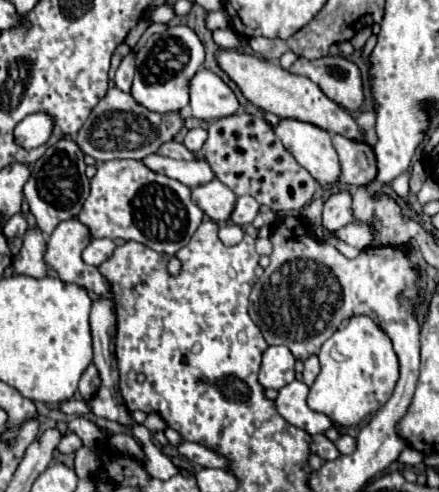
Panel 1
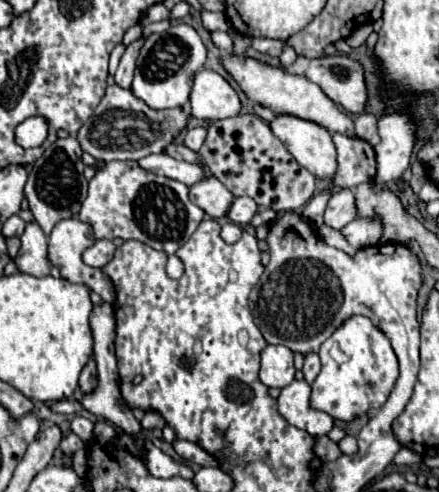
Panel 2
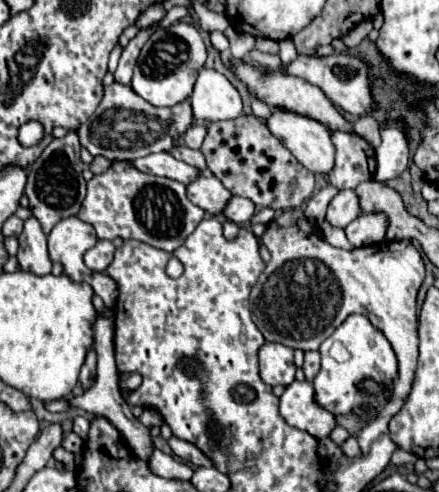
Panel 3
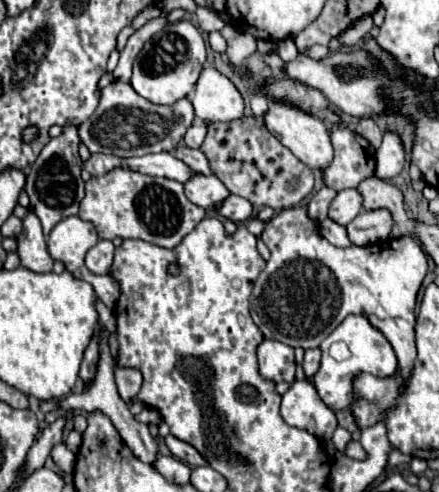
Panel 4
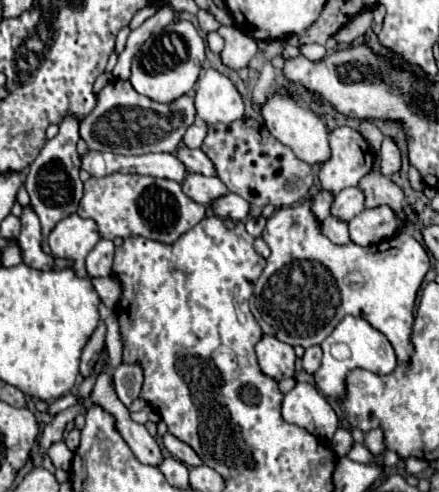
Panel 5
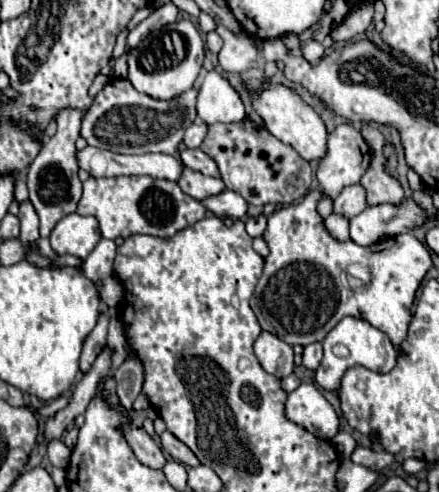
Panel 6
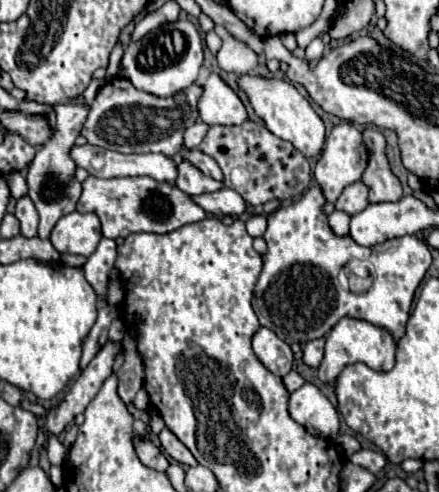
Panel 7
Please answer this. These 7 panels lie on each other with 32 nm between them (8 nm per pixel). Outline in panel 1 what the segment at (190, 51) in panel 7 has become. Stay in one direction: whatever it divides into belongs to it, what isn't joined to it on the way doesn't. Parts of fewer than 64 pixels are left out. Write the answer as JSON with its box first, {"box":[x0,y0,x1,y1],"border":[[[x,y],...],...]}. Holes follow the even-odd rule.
{"box":[132,24,206,112],"border":[[[184,24],[170,26],[164,34],[154,34],[138,50],[132,96],[154,112],[178,112],[188,104],[188,84],[204,64],[206,50],[196,32]]]}

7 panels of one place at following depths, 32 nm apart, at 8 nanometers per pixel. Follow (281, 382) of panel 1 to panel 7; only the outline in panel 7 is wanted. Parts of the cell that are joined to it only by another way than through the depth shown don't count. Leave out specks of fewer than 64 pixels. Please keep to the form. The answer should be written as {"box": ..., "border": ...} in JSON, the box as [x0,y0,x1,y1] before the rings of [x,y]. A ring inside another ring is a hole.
{"box":[252,326,294,378],"border":[[[266,326],[258,328],[258,332],[252,336],[252,348],[254,348],[254,354],[258,356],[258,360],[276,376],[282,378],[290,372],[292,360],[294,360],[292,350],[270,328],[266,328]]]}

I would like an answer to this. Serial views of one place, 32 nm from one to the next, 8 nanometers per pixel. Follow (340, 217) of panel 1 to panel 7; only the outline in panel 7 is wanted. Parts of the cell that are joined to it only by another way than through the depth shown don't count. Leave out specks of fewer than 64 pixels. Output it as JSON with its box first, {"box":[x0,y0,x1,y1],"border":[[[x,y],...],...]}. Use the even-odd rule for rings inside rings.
{"box":[336,180,368,216],"border":[[[362,180],[344,188],[342,196],[336,202],[336,210],[348,212],[350,216],[362,212],[366,206],[368,206],[368,186]]]}

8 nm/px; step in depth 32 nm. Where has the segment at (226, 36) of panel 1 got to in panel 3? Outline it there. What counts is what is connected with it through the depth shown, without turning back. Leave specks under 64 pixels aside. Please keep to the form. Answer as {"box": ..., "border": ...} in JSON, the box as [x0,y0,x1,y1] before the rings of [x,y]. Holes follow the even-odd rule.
{"box":[210,32,230,52],"border":[[[210,32],[210,42],[212,42],[212,46],[218,50],[218,52],[228,52],[228,48],[230,48],[230,42],[228,42],[228,38],[222,34],[222,32]]]}

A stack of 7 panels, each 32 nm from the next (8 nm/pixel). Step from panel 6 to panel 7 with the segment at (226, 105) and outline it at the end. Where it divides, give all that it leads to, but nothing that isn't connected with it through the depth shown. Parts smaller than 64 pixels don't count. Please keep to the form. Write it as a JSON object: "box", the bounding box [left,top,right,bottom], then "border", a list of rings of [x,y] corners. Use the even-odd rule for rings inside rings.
{"box":[198,74,248,126],"border":[[[218,74],[208,76],[198,110],[200,110],[200,118],[206,124],[238,126],[248,120],[242,100]]]}

